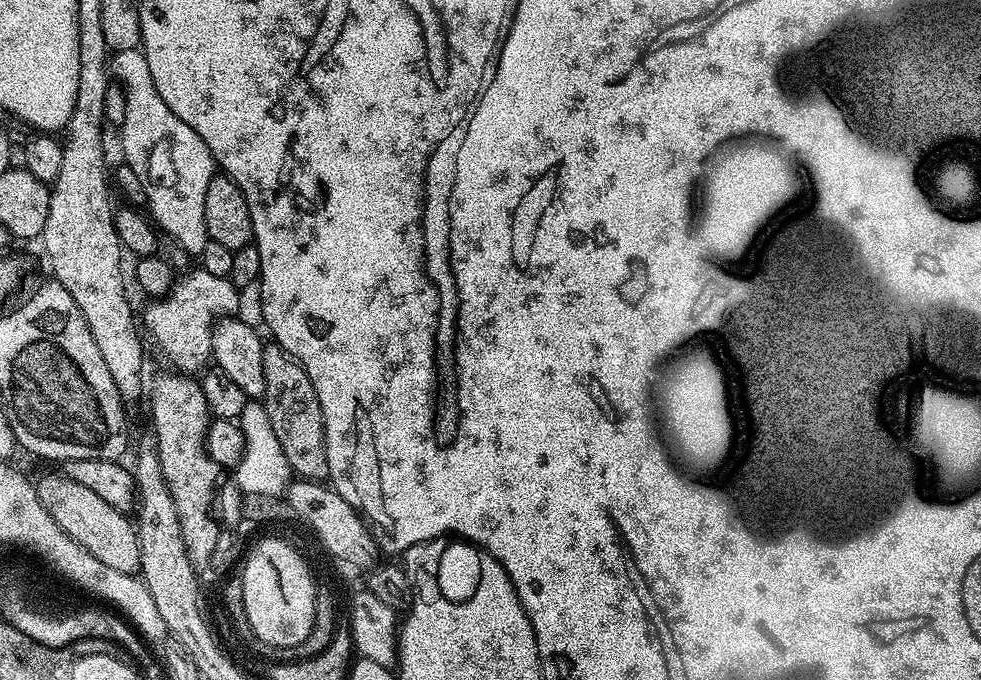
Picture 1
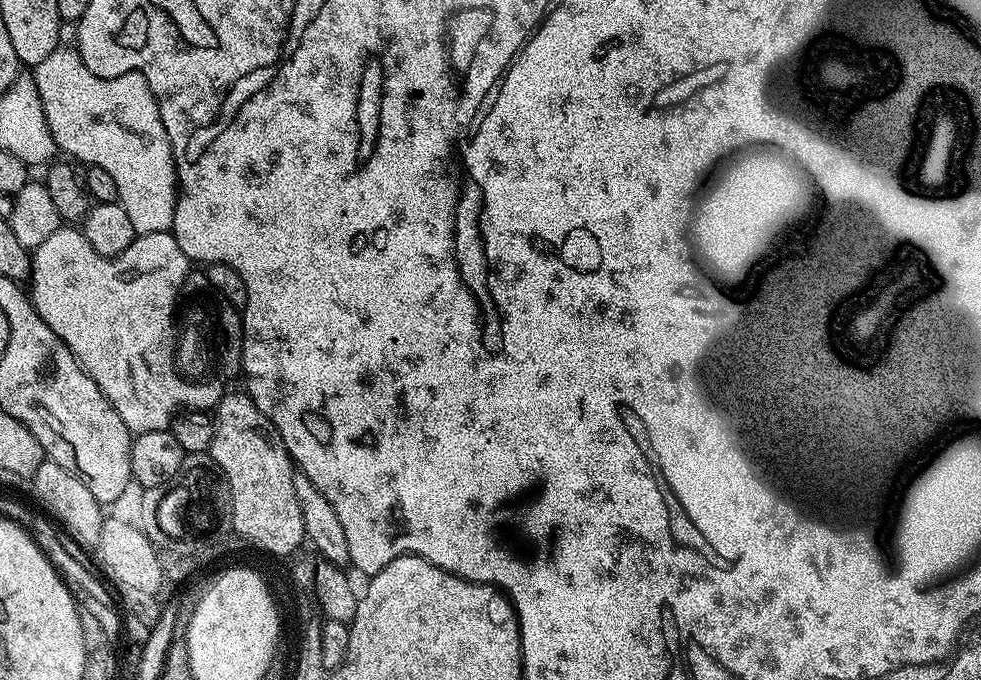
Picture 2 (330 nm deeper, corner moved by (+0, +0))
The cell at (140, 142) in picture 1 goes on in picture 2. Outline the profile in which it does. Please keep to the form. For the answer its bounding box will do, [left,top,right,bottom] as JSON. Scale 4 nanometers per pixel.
[34,22,178,236]

